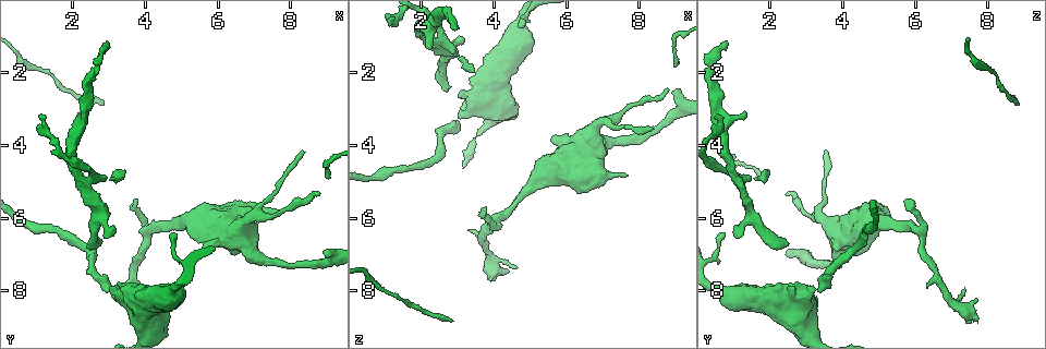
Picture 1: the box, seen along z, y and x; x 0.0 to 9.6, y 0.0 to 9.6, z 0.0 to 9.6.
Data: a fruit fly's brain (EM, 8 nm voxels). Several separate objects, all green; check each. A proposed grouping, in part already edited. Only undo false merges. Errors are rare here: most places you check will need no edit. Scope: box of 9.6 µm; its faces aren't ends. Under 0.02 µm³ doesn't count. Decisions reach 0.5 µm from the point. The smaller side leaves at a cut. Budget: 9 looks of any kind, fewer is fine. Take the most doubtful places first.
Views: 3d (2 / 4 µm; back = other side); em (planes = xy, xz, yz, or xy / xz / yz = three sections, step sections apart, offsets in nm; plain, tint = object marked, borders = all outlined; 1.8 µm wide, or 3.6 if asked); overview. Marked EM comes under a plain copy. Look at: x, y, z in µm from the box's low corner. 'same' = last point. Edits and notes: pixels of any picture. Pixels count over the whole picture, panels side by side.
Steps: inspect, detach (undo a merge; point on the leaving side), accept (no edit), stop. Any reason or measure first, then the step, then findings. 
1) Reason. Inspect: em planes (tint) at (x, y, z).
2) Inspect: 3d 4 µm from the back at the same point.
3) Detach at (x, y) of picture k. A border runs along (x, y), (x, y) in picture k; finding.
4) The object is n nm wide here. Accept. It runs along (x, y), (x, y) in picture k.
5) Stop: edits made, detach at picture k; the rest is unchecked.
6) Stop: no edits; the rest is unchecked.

Arms run side by side. Inspect: 3d 2 µm at (2.35, 5.00, 1.10).

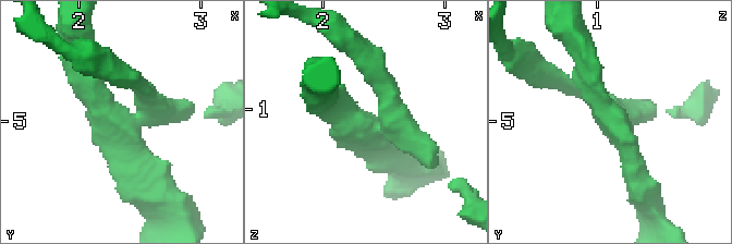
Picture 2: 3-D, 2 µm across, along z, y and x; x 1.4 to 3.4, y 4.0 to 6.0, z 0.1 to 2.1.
Now the EM. Inspect: em xy step 16 (tint) at (2.32, 4.96, 1.14).

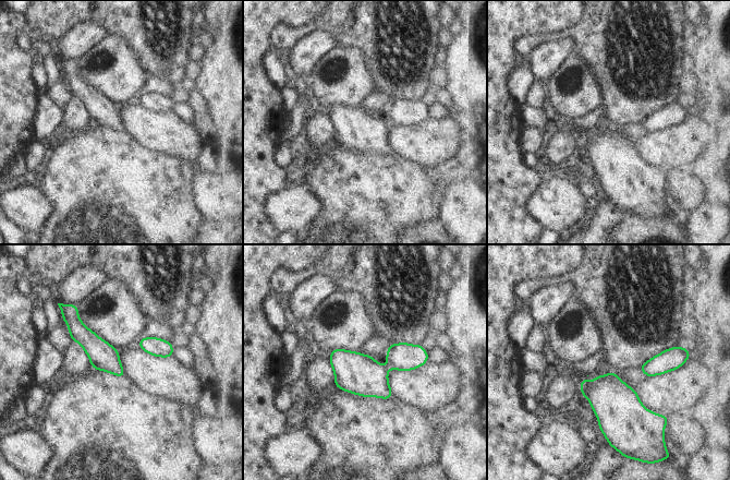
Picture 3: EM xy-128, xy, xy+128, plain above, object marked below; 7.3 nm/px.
Cut it another way. Inspect: em planes (borders) at the same point.

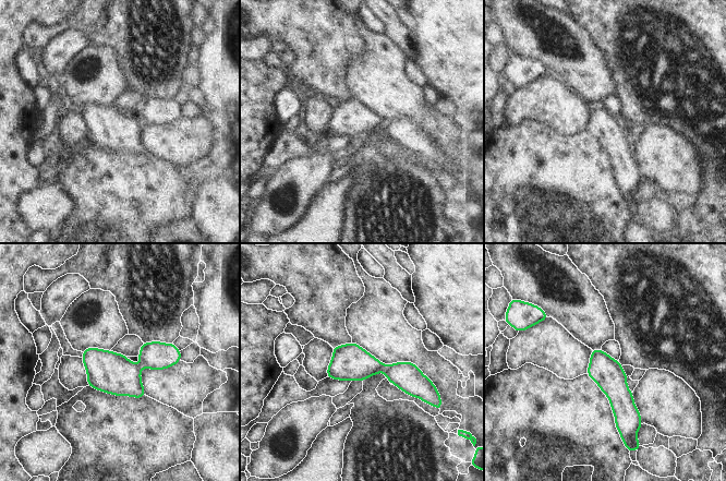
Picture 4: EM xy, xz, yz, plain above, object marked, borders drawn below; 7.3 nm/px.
Detach at (407, 376) of picture 4. A border runs along (386, 365), (383, 371) in picture 4; two neurons meet here.

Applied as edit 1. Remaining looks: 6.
Inspect: overview.

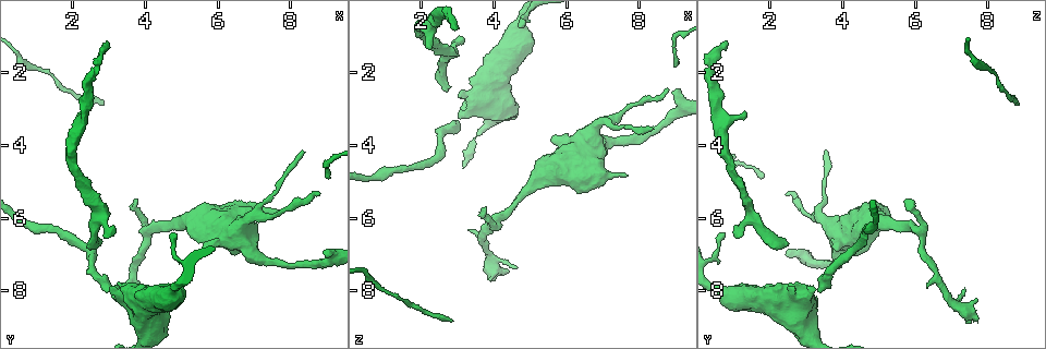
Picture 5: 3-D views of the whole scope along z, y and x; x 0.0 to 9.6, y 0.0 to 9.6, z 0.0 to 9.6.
Branch point. Inspect: em yz step 16 (tint) at (7.00, 5.95, 3.40).

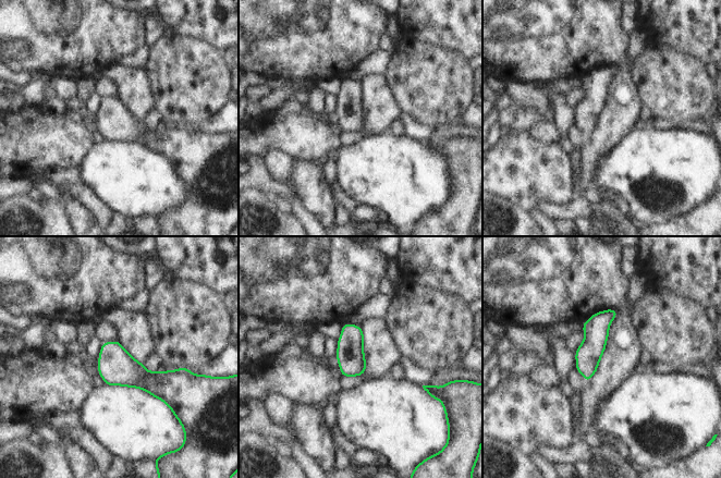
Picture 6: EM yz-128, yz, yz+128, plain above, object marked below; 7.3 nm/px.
The object is 130 nm wide here. Accept. It runs along (612, 311), (596, 328), (587, 377) in picture 6; one neuron here.

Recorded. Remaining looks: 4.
Abrupt turn. Inspect: 3d 2 µm at (4.05, 6.40, 6.10).

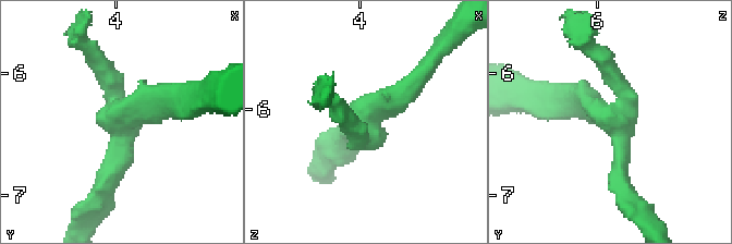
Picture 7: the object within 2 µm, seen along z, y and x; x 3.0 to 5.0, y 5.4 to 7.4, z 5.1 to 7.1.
Inspect: em 3.6 µm planes (tint) at (4.08, 6.38, 6.10).

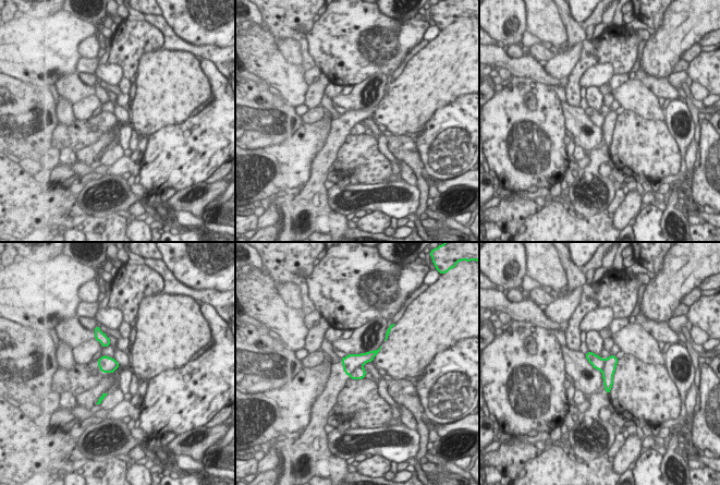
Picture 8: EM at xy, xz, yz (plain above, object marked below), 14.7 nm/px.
Detach at (360, 373) of picture 8. A border runs along (362, 365), (358, 365), (350, 375) in picture 8; two neurons meet here.

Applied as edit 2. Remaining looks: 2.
Inspect: overview.

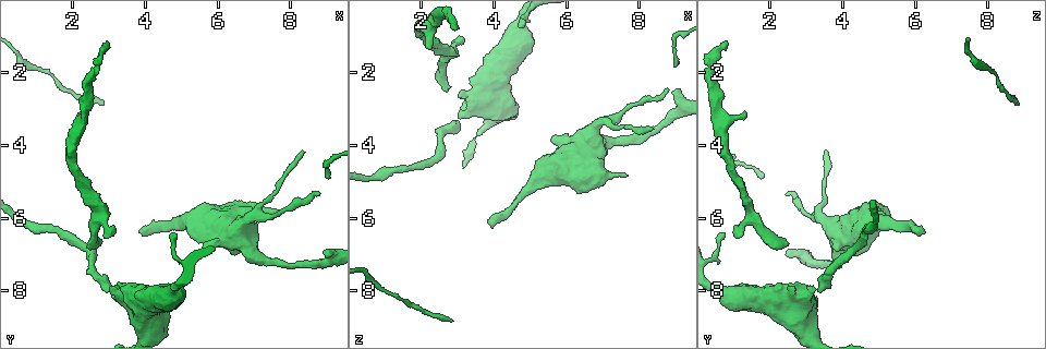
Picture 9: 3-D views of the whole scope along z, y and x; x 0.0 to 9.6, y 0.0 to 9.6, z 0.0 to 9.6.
Narrows sharply. Inspect: em planes (borders) at (2.35, 3.10, 0.70).

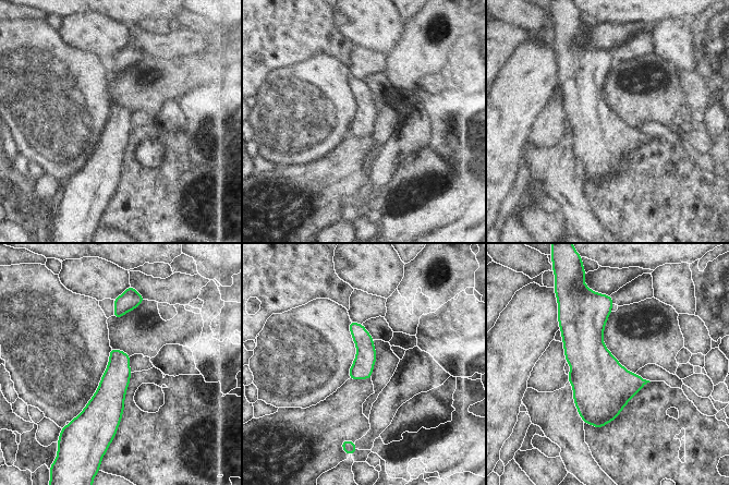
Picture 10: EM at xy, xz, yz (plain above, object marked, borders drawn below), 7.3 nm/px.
Accept. Continuous, no second neuron.

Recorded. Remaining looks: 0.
Stop: edits made, detach at picture 4, detach at picture 8; the rest is unchecked.

